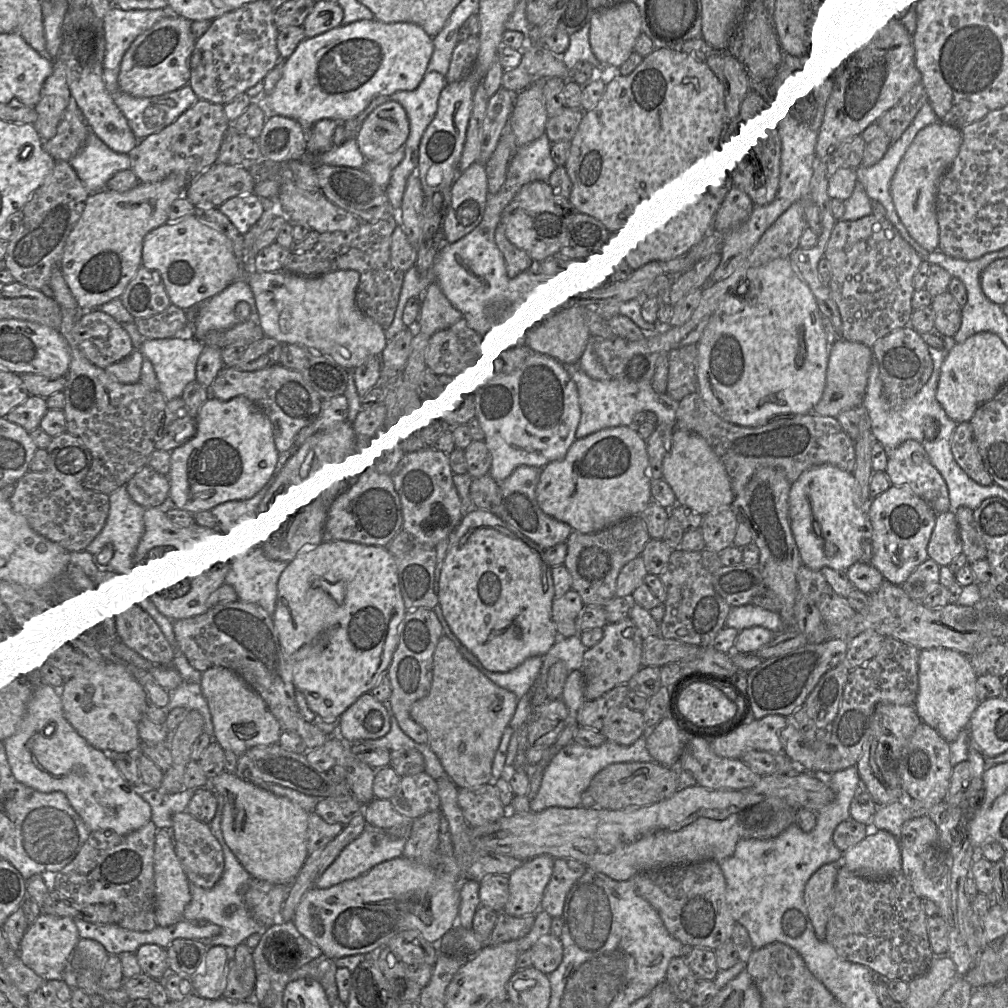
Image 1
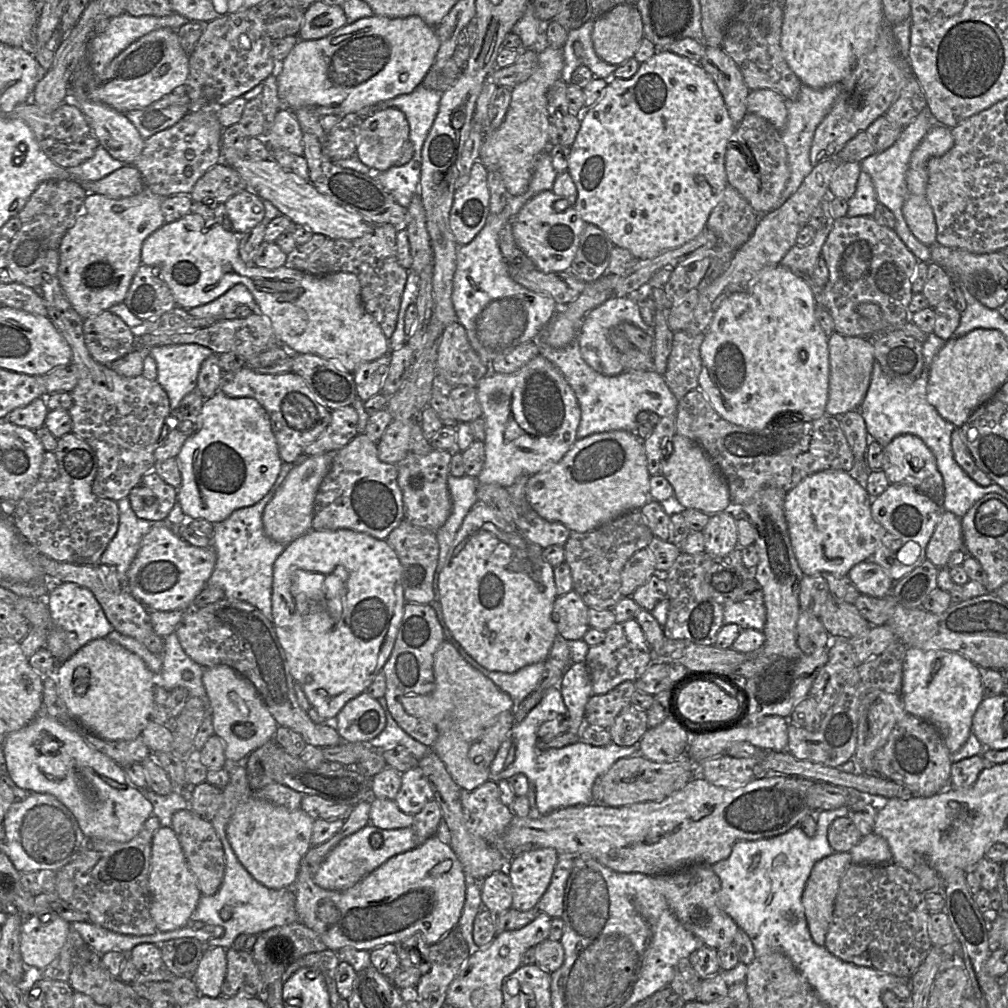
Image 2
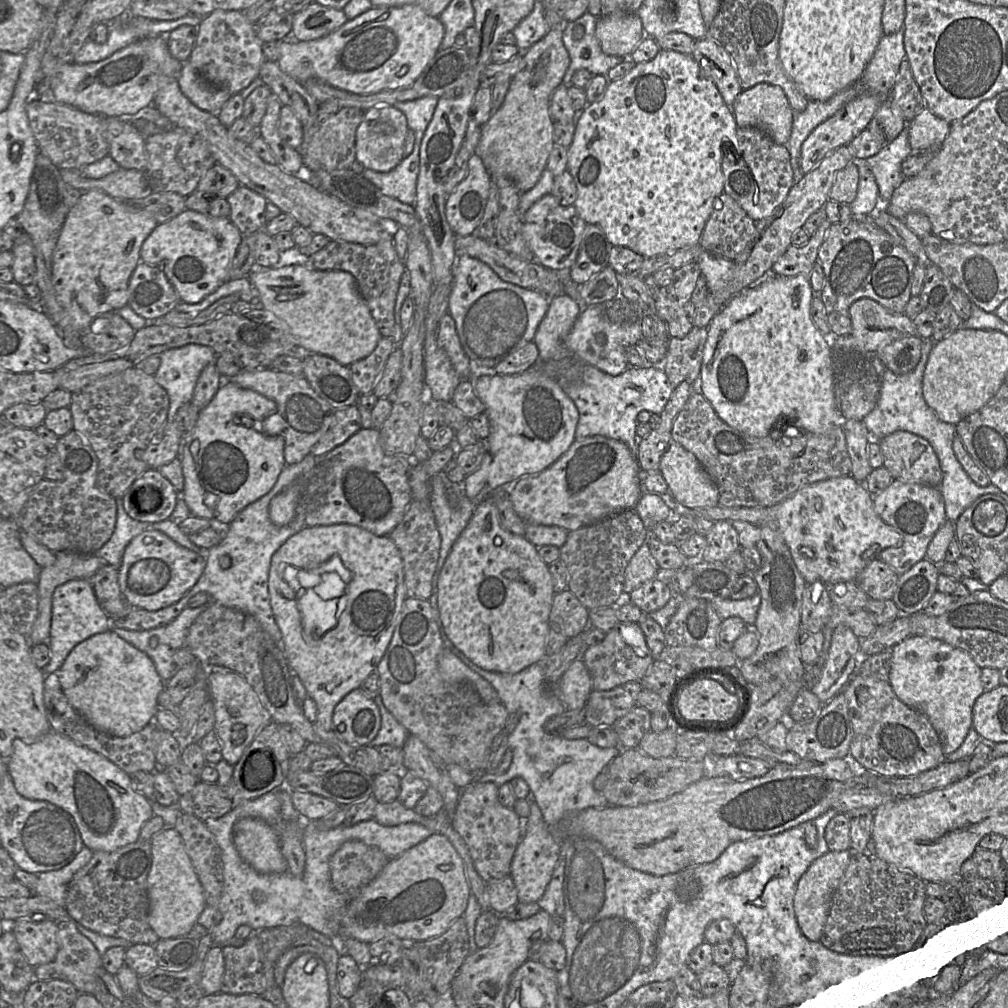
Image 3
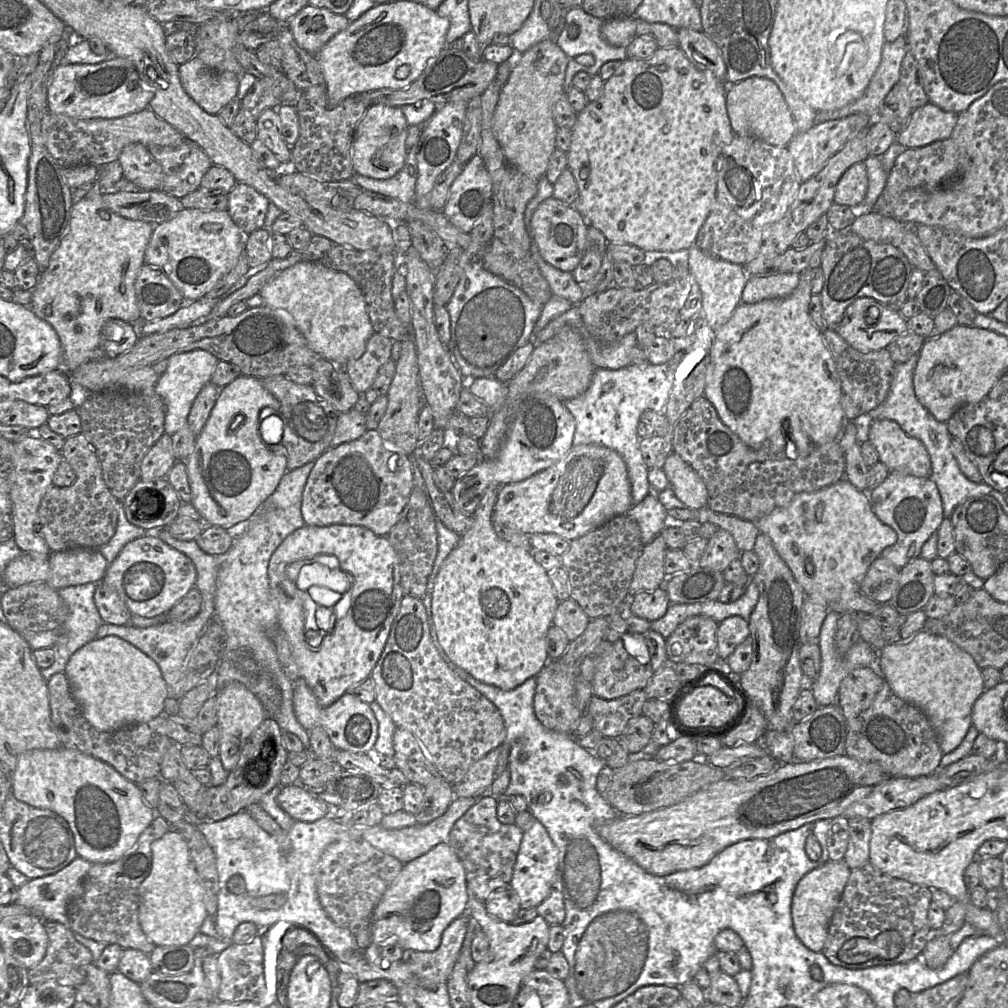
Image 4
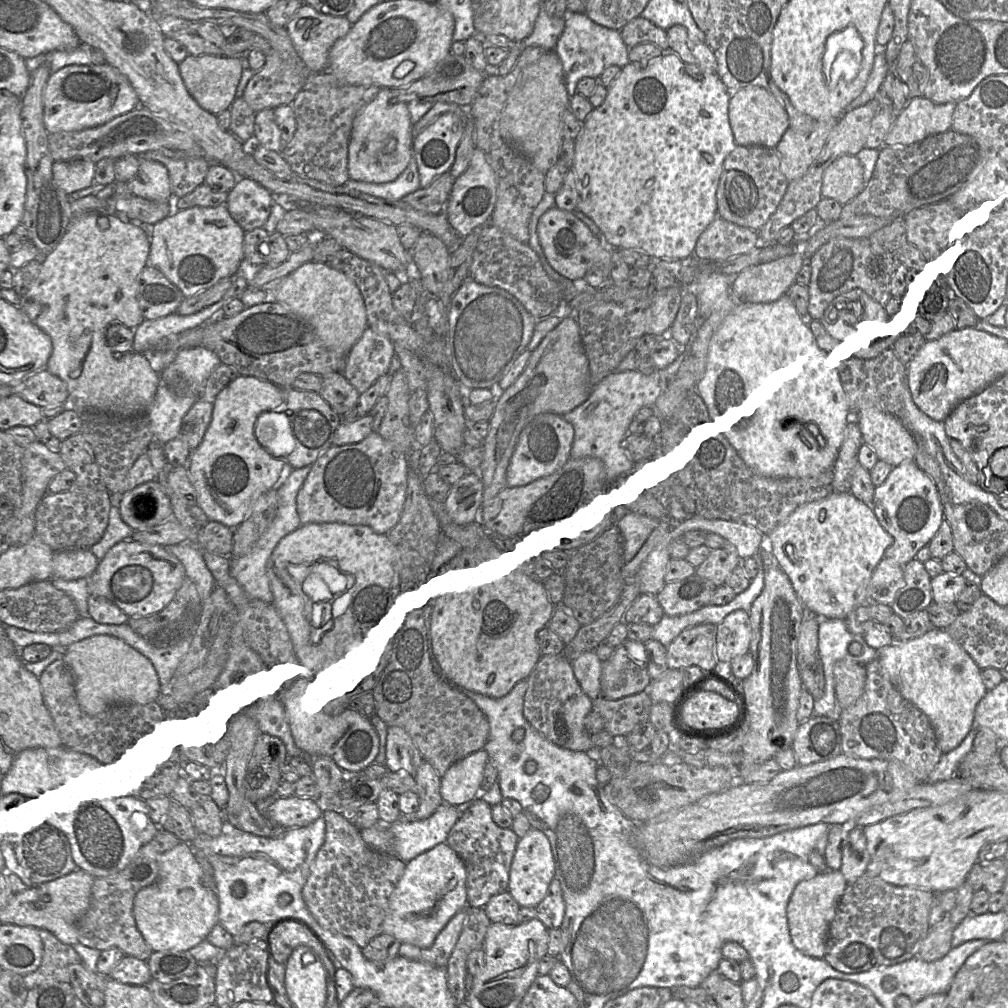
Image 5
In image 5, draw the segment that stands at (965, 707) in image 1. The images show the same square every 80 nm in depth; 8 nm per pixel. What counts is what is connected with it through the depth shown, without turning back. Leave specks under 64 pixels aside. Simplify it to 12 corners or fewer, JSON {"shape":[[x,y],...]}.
{"shape":[[944,629],[880,648],[942,753],[973,727],[982,670]]}

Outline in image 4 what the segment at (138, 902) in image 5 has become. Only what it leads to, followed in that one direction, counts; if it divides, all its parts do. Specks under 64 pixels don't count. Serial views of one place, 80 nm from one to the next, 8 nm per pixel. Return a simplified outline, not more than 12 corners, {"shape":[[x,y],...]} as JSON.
{"shape":[[176,830],[151,844],[139,923],[155,946],[188,945],[209,916]]}

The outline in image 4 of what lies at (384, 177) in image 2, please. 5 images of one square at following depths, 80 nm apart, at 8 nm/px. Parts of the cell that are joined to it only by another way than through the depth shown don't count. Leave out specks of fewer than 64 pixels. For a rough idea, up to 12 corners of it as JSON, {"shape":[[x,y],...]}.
{"shape":[[417,143],[391,178],[353,173],[366,190],[413,202],[418,175]]}

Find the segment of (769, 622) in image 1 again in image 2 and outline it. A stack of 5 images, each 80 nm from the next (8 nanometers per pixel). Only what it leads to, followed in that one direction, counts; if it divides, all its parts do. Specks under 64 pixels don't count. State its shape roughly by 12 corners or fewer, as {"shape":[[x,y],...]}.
{"shape":[[764,603],[723,605],[724,624],[763,631]]}

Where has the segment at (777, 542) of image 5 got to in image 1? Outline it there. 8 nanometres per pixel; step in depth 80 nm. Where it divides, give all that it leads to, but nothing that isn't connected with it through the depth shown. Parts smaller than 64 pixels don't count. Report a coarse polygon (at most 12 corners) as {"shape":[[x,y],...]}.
{"shape":[[824,464],[789,491],[803,565],[846,571],[871,542],[852,472]]}

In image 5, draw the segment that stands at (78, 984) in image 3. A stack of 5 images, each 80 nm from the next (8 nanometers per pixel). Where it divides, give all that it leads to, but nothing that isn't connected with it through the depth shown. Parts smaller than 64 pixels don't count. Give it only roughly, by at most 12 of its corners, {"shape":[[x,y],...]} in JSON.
{"shape":[[39,927],[41,962],[23,974],[27,989],[69,982],[68,967],[82,963],[72,945]]}

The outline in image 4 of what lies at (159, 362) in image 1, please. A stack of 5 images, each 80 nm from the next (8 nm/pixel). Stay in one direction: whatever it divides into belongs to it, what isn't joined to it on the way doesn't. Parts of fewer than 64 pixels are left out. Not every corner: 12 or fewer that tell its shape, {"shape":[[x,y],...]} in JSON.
{"shape":[[202,349],[167,360],[154,389],[164,432],[187,424],[192,404],[219,360]]}

